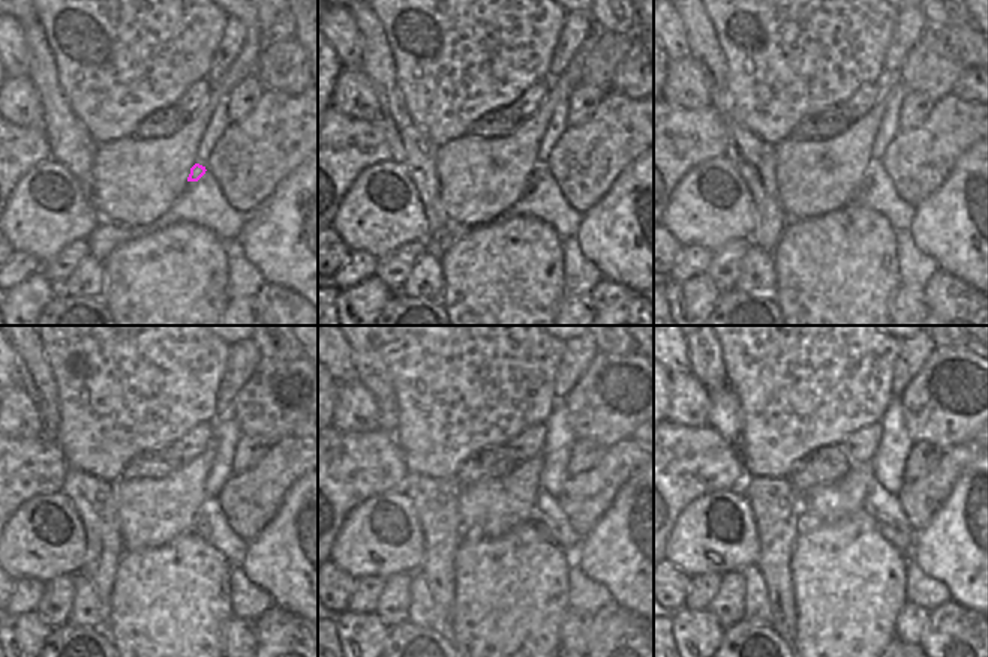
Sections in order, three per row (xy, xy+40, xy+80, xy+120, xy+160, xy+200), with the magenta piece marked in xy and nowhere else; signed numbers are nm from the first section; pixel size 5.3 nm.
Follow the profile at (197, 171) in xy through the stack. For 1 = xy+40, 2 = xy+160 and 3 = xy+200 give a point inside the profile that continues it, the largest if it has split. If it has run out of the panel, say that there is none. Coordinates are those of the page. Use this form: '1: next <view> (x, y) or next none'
1: next xy+40 (532, 179)
2: next xy+160 (546, 528)
3: next xy+200 (888, 528)

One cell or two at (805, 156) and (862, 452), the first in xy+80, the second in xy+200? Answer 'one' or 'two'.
two

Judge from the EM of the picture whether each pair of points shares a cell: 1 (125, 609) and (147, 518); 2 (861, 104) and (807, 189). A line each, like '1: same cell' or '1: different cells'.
1: different cells
2: different cells

